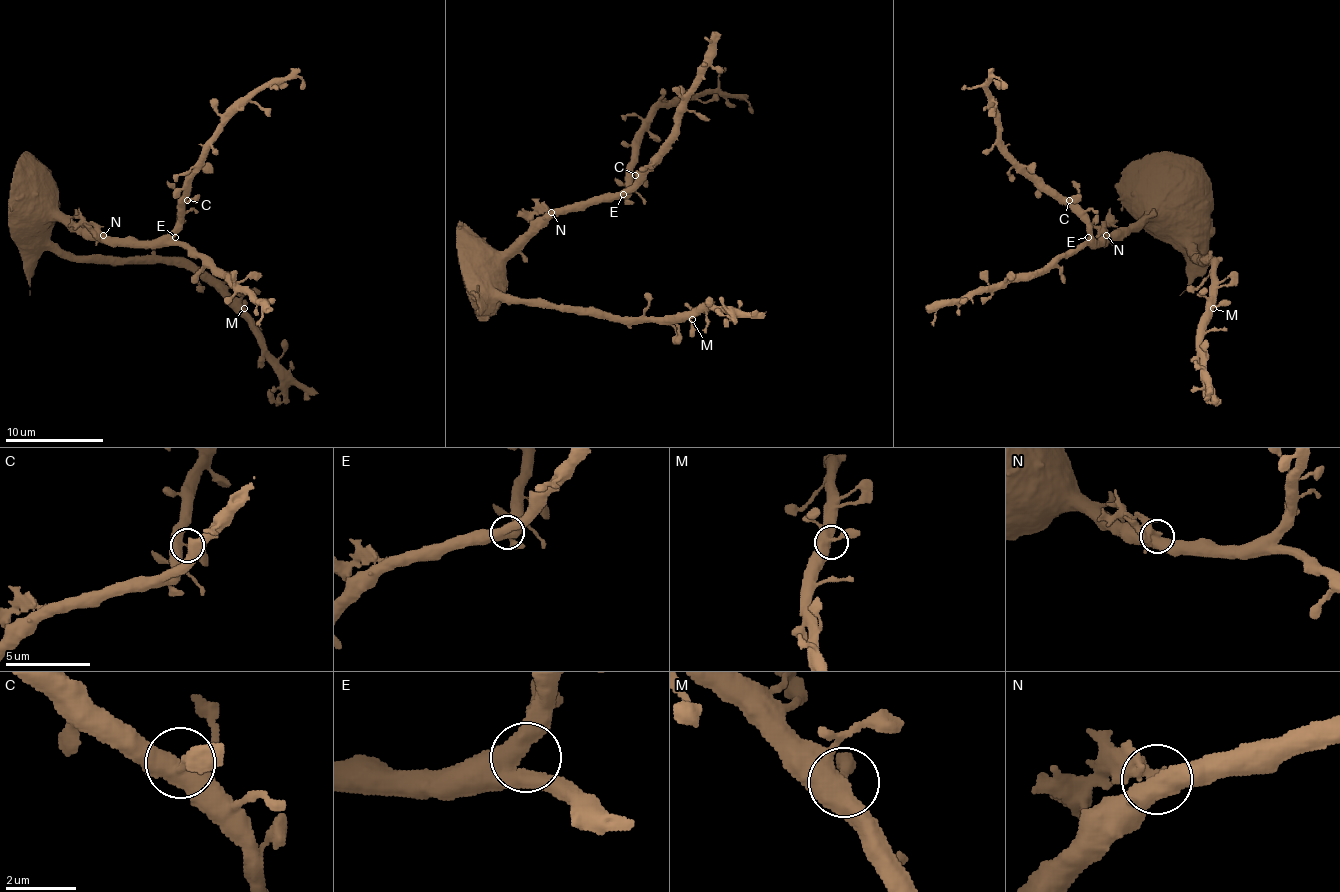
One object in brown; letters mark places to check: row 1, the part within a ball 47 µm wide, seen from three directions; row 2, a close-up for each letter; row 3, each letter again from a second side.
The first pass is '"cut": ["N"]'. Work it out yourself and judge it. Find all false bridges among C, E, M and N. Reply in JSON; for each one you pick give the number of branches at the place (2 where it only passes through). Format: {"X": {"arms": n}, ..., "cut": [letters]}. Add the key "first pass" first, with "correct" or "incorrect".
{"first pass": "correct", "N": {"arms": 4}, "cut": ["N"]}

